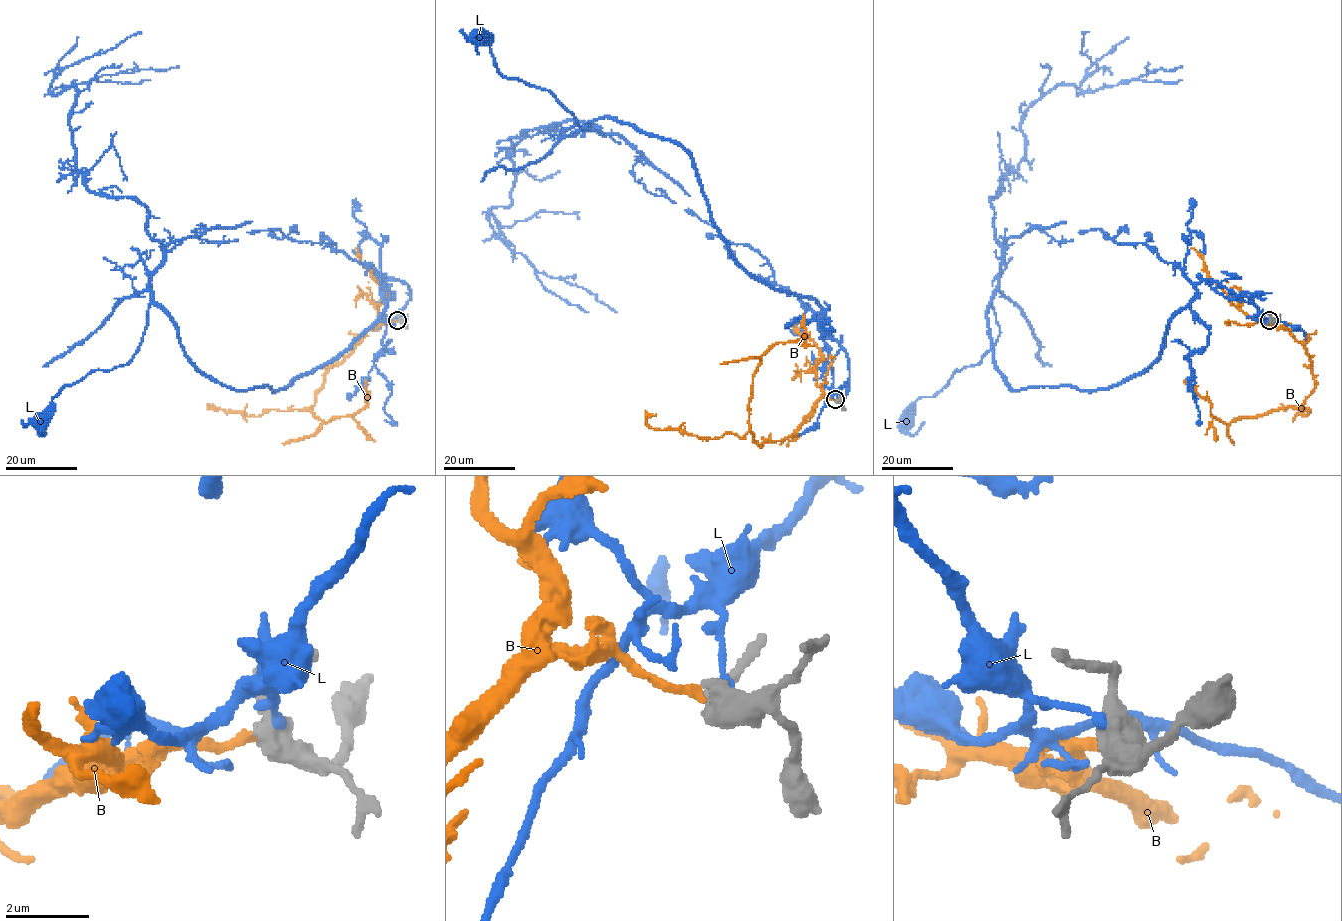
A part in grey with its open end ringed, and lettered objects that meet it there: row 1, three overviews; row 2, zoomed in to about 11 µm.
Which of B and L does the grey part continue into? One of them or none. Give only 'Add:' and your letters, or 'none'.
Add: B

